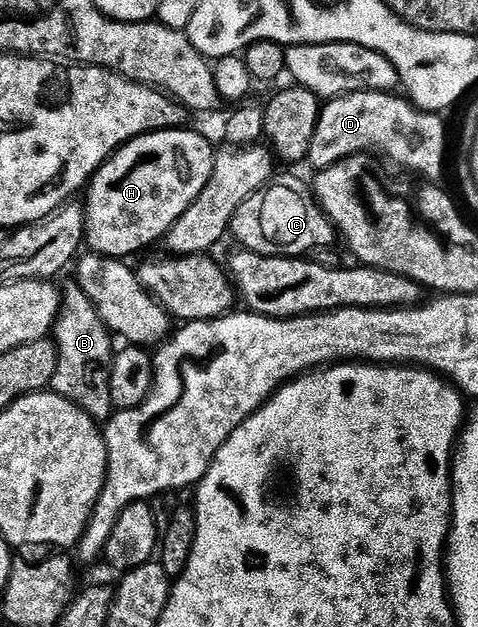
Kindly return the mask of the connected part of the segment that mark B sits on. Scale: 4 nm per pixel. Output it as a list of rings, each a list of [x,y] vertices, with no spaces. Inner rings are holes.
[[[76,282],[62,287],[59,314],[51,336],[58,350],[58,360],[50,391],[73,402],[97,422],[109,420],[114,411],[109,394],[109,374],[115,346],[111,344],[113,338],[109,329]]]

